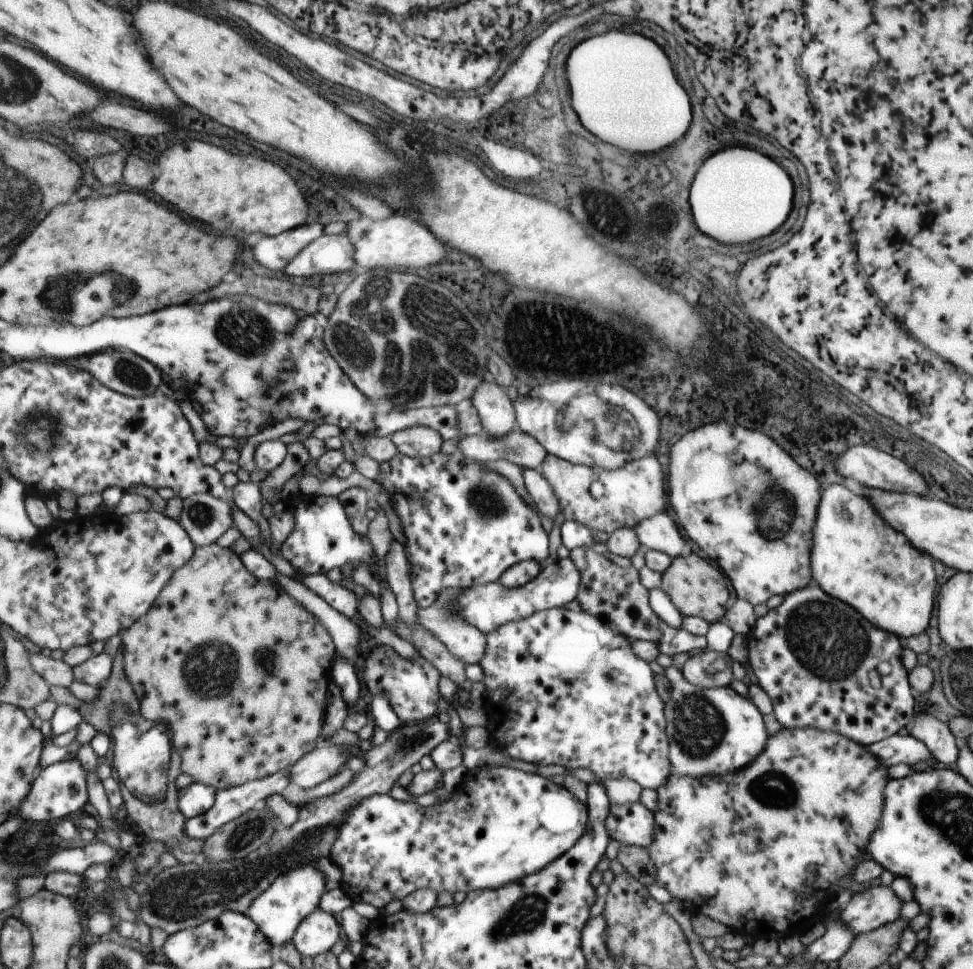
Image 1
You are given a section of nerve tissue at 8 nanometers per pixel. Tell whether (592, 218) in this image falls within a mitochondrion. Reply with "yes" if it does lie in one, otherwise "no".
no

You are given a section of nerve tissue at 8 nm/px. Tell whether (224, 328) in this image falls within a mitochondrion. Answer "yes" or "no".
yes

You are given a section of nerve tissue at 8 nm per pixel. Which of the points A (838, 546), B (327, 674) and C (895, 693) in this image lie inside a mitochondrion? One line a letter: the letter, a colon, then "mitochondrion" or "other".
A: other
B: other
C: other

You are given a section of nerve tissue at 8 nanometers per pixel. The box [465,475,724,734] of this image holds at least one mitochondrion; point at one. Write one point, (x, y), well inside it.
(608, 676)

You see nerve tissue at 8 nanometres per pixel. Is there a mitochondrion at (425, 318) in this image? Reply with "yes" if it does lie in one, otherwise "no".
yes

